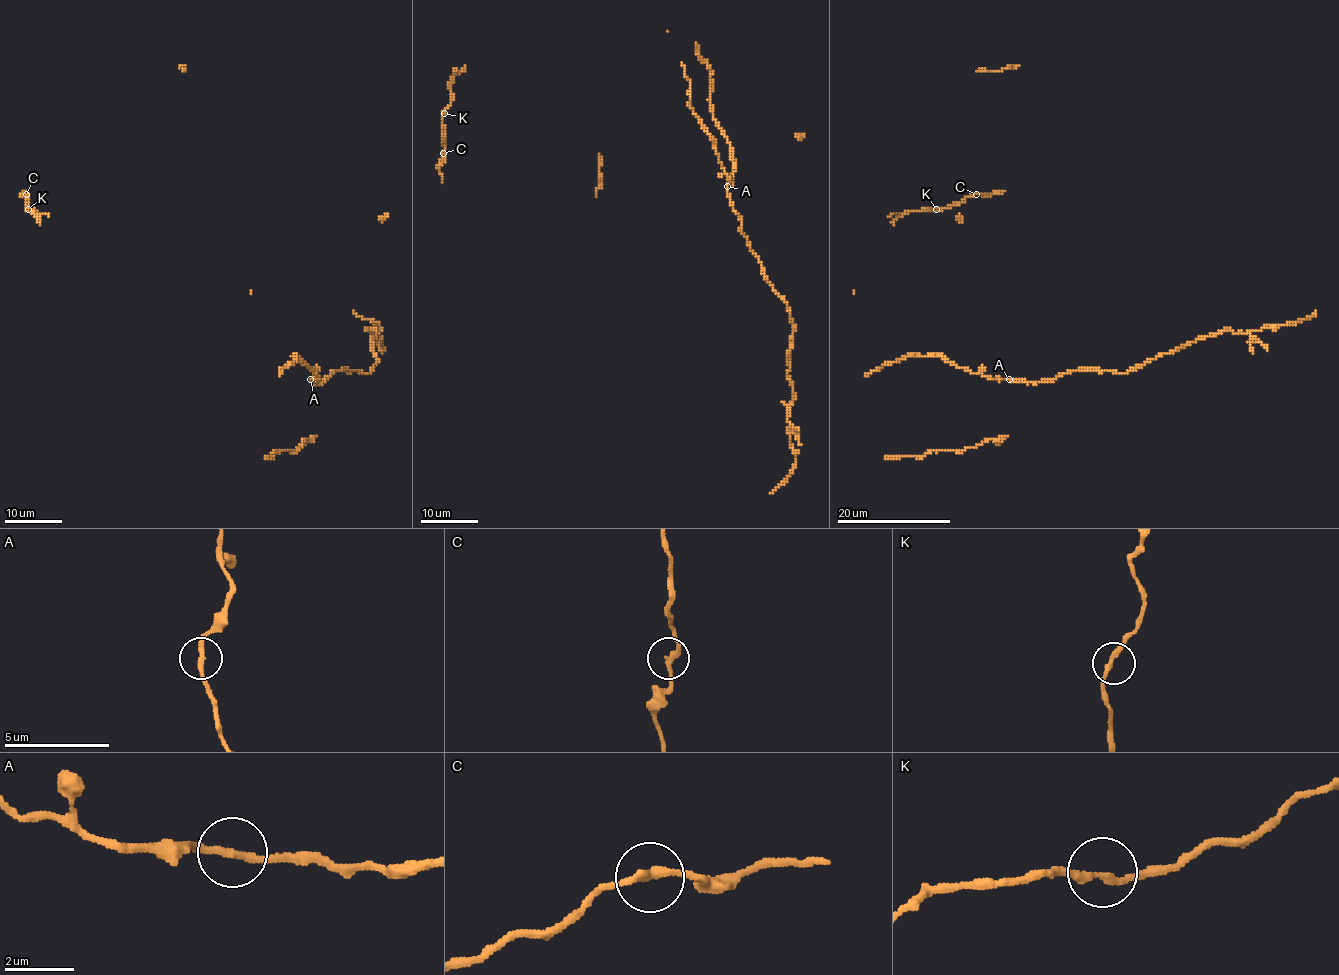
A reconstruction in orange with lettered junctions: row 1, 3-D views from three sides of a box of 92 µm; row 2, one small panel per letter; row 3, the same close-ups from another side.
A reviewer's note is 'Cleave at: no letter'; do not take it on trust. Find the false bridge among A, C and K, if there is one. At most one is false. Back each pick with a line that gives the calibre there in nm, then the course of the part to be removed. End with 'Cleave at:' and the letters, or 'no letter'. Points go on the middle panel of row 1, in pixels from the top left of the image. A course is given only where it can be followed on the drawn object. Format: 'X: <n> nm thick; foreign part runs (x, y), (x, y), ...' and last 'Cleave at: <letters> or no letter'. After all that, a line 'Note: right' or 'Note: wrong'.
A: 240 nm thick; foreign part runs (726, 186), (741, 233), (793, 326), (788, 355), (793, 398), (788, 422), (795, 465), (769, 494)
Cleave at: A
Note: wrong

